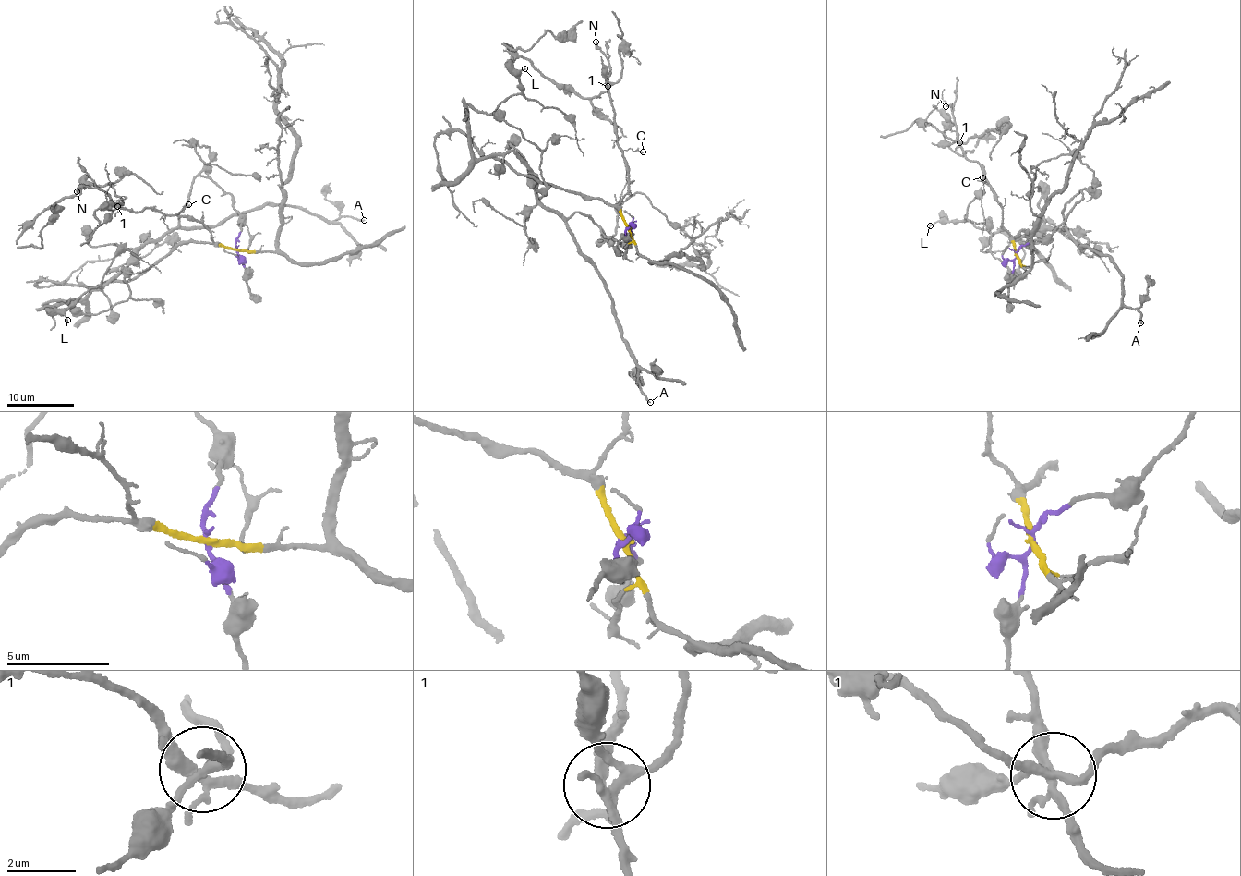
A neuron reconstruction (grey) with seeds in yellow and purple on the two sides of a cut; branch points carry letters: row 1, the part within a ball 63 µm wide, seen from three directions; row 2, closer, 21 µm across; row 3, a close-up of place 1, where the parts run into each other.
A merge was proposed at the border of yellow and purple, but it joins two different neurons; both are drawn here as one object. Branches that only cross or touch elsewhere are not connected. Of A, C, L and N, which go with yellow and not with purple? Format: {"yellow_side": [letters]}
{"yellow_side": ["C", "N"]}

